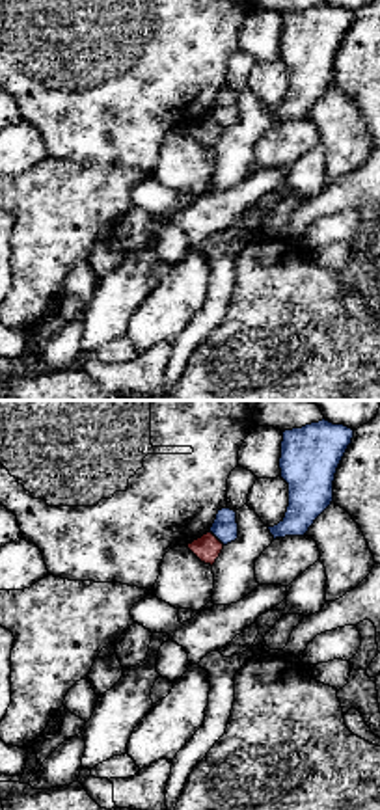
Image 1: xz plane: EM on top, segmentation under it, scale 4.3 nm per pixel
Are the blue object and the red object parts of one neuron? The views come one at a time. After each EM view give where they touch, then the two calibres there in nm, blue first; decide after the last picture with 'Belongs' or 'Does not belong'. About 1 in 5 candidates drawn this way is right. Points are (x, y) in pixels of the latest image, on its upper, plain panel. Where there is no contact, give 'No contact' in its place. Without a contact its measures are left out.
Touches blue at (217, 120). Thickness 110 nm (blue) against 120 nm

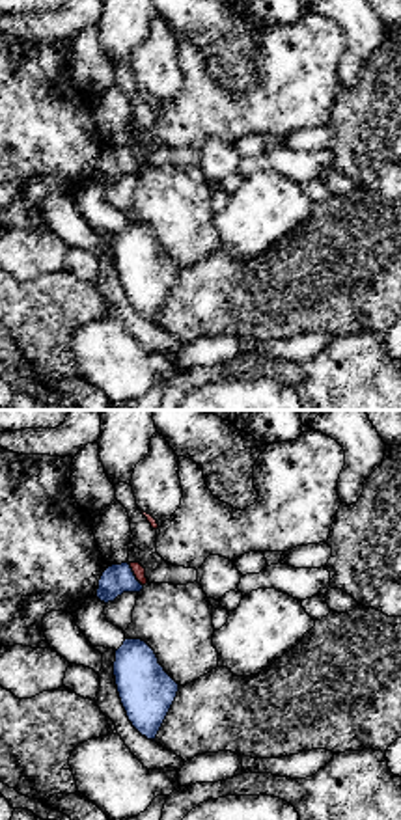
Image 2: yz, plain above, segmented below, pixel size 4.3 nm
Touches blue at (133, 157). Thickness 130 nm (blue) against 50 nm

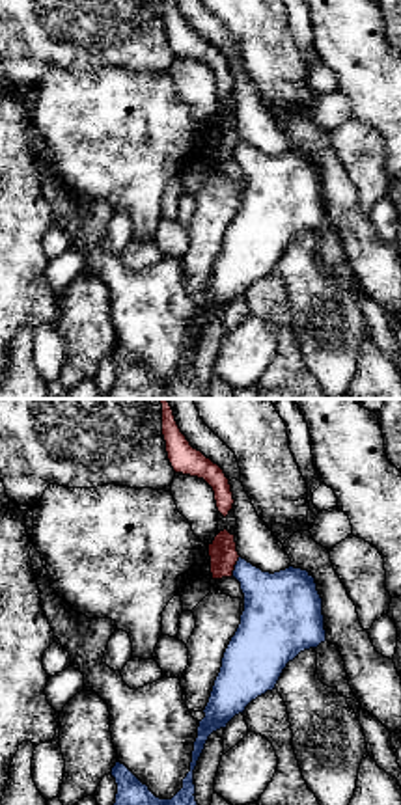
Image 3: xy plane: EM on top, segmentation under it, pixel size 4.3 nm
Touches blue at (235, 150). Thickness 300 nm (blue) against 120 nm

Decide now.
Does not belong

